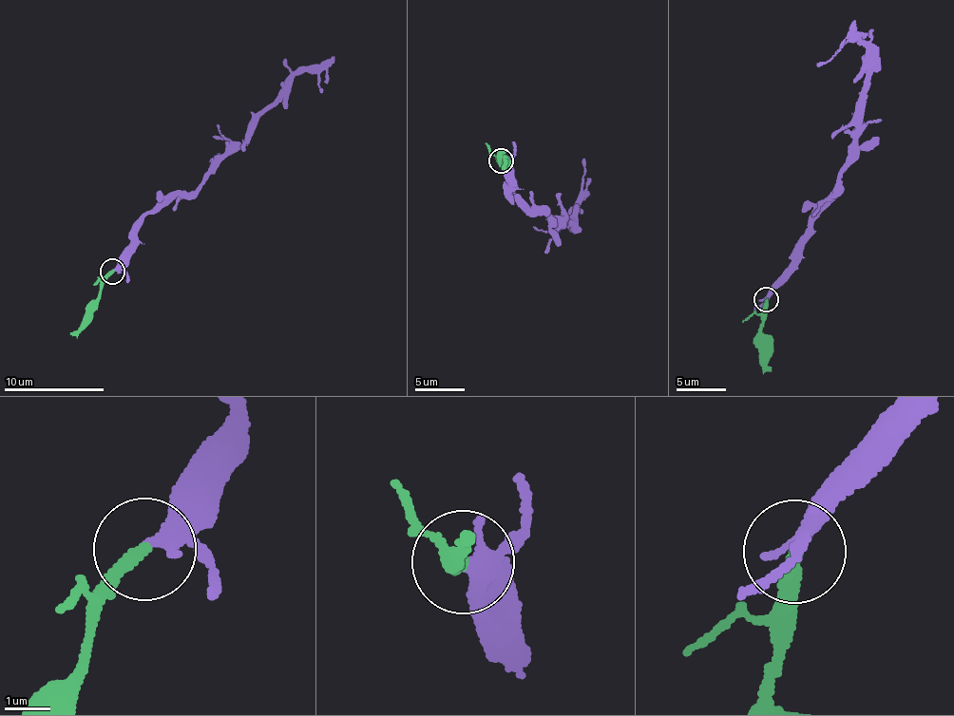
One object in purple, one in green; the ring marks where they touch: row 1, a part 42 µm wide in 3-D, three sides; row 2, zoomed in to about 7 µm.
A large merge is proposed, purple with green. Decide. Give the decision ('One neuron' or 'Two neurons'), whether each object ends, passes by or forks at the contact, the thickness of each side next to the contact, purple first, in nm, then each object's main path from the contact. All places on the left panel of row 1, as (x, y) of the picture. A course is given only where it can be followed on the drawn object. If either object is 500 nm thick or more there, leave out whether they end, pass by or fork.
One neuron. At the ring purple forks. At the ring green ends. Thickness 200 nm (purple) against 320 nm. Course of purple: (113, 269), (140, 221), (174, 197), (186, 198), (295, 75), (311, 70), (322, 92). Course of green: (113, 272), (101, 288), (96, 310), (72, 336)

